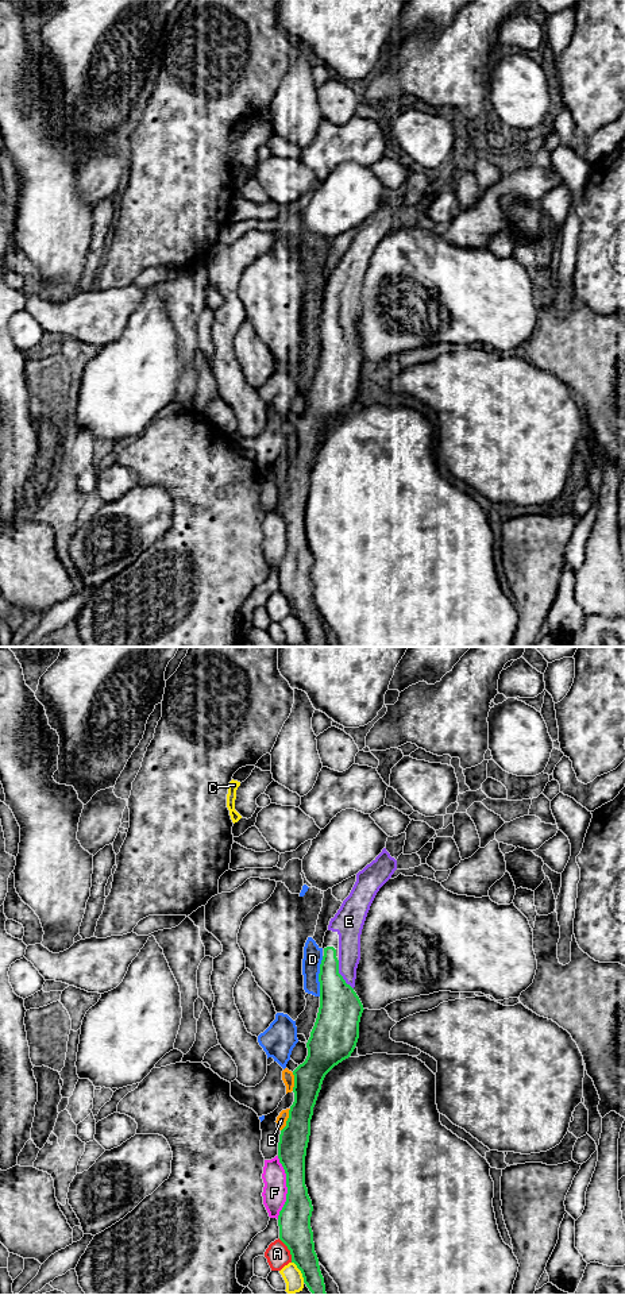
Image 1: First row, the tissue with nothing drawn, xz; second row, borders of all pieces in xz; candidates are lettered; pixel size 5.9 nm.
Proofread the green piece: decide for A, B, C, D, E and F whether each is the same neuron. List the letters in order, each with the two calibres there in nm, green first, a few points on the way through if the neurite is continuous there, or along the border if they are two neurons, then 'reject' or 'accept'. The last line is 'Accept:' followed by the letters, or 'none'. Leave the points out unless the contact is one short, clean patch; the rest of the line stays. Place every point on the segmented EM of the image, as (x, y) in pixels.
A: 190 nm thick on the green side, 140 nm on the other; reject
B: 180 nm thick on the green side, 60 nm on the other; reject
C: 190 nm thick on the green side, 110 nm on the other; reject
D: 260 nm thick on the green side, 110 nm on the other; reject
E: 260 nm thick on the green side, 130 nm on the other; runs through xz (340, 1009), (340, 975), (348, 960), (348, 935); accept
F: 190 nm thick on the green side, 140 nm on the other; reject
Accept: E

